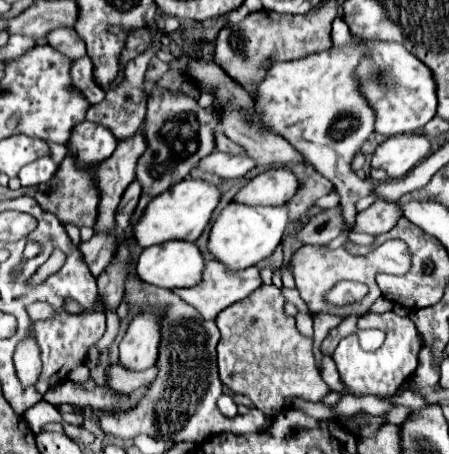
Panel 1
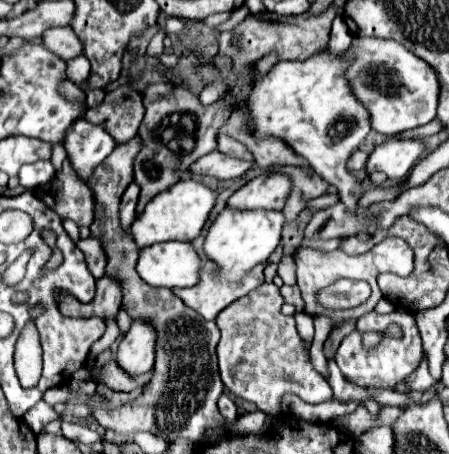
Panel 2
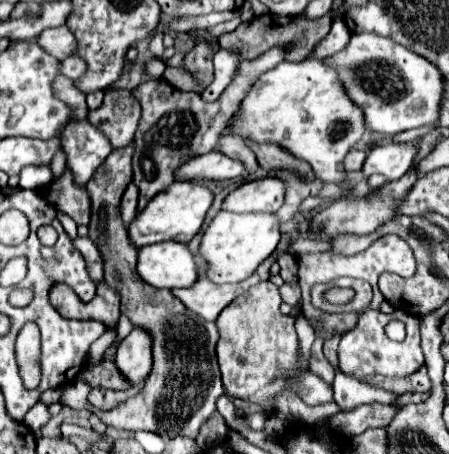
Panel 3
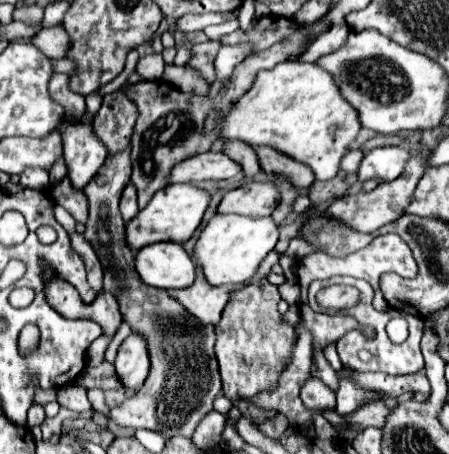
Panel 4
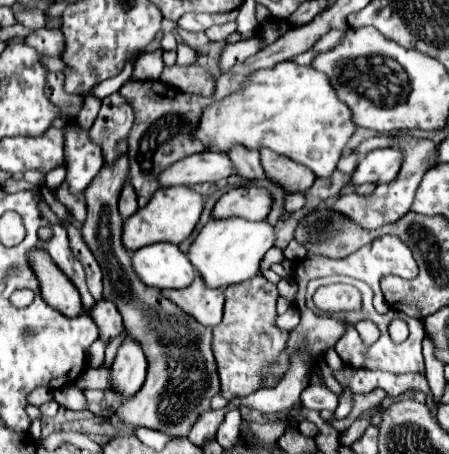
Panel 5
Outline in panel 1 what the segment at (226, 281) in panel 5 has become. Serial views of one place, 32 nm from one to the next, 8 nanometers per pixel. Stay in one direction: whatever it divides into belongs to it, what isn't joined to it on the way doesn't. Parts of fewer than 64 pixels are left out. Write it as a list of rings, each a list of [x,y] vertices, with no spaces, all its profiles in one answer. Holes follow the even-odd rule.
[[[228,204],[216,222],[210,228],[208,236],[208,252],[226,266],[228,272],[242,272],[258,262],[266,260],[282,240],[282,232],[288,228],[288,212],[286,206],[280,208],[264,208],[264,206],[242,206]]]

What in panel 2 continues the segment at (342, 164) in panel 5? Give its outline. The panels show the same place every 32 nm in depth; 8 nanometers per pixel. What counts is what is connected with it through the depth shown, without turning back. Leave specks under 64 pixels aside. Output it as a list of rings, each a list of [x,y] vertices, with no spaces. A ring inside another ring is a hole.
[[[360,150],[352,152],[352,156],[348,158],[348,170],[350,170],[350,172],[362,170],[364,164],[366,164],[366,158],[368,158],[368,154],[364,154],[364,152],[360,152]]]

